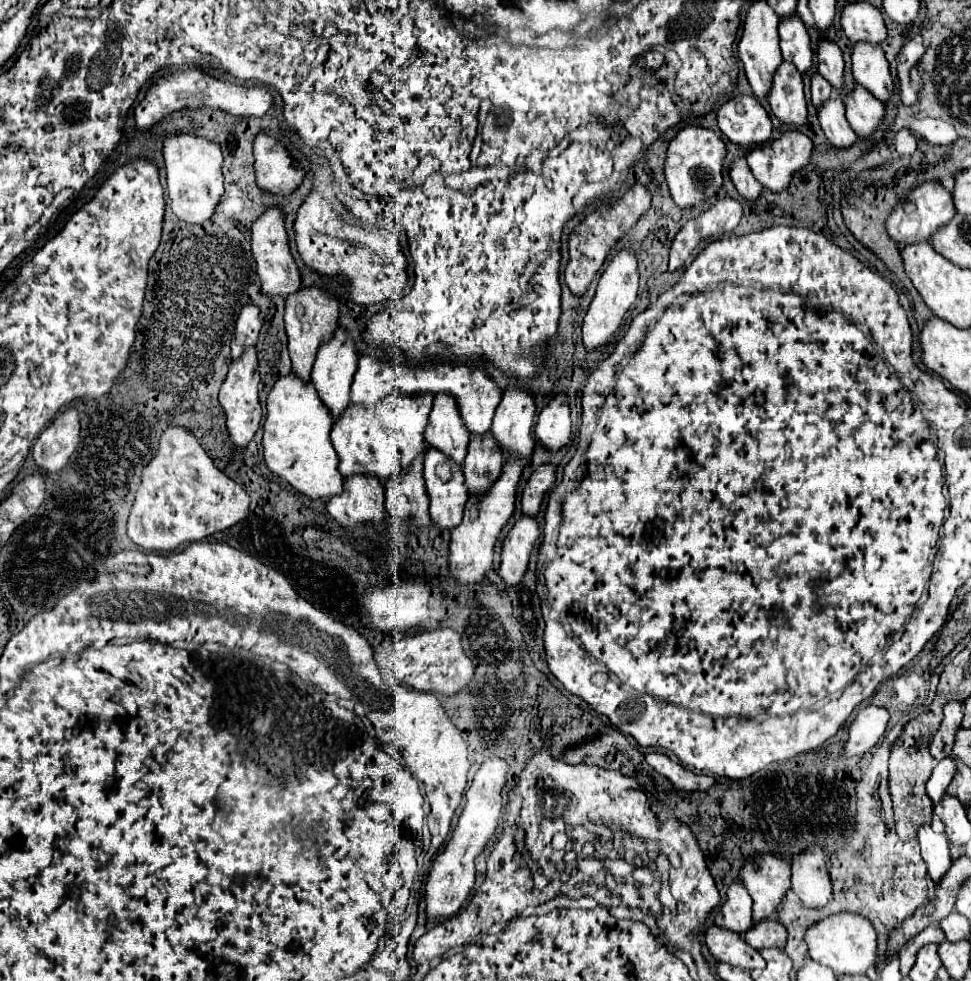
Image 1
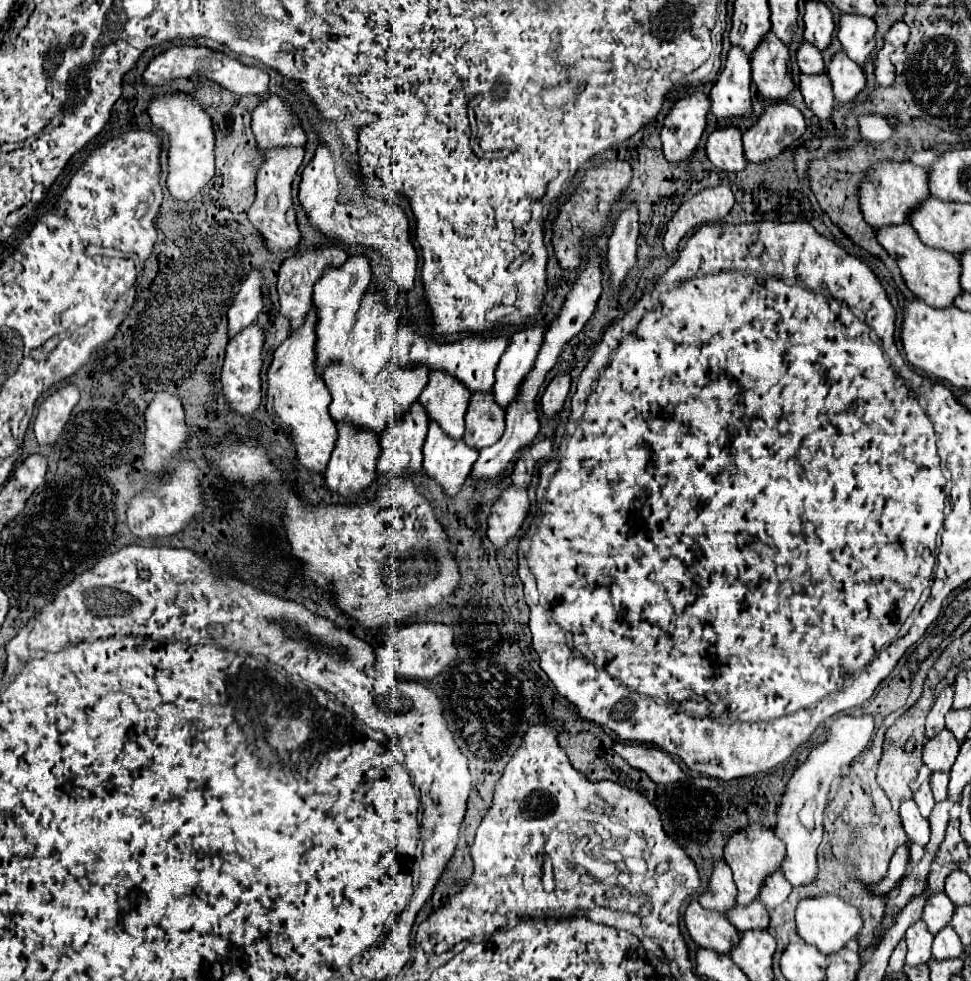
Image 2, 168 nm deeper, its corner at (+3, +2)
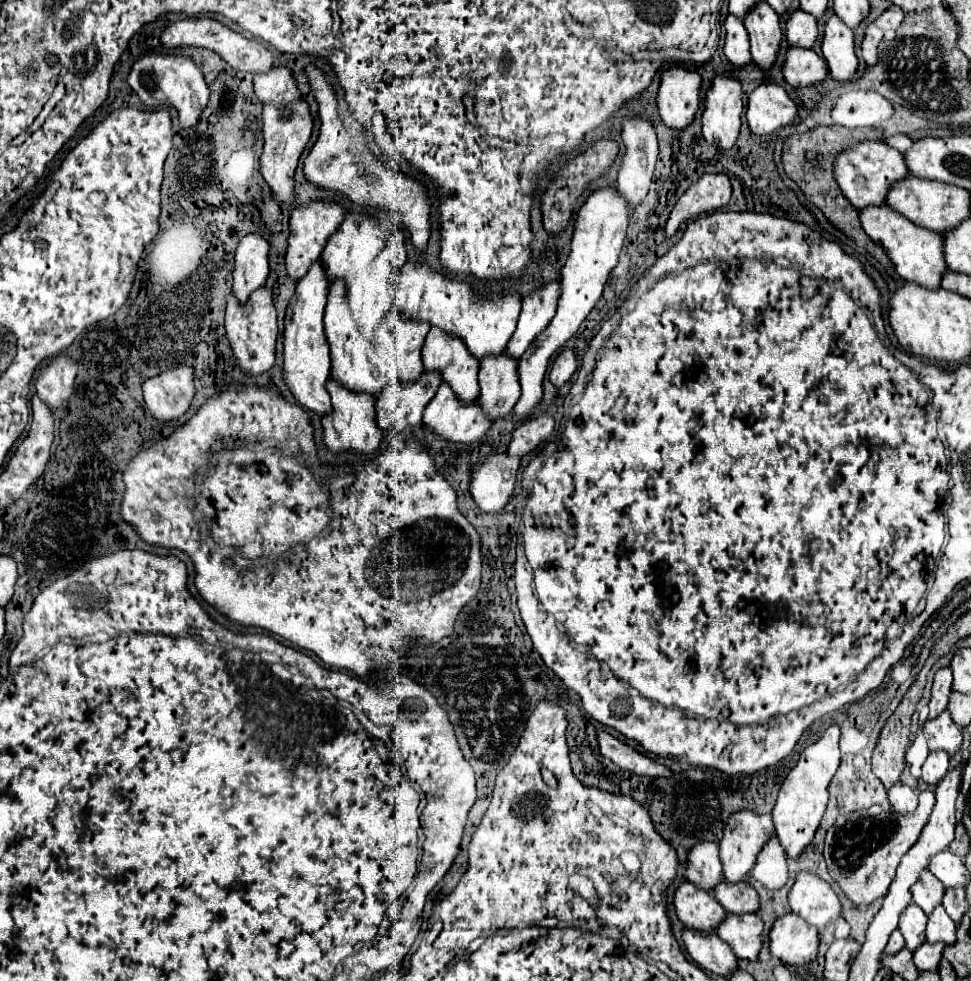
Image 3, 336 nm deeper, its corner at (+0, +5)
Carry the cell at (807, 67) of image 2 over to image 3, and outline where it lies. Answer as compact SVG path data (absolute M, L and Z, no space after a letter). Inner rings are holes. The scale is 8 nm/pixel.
M797 9L785 23L785 37L791 45L805 45L811 49L817 39L817 21L809 13Z

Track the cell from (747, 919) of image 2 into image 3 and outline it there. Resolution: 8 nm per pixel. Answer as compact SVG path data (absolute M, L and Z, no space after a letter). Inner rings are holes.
M723 879L713 887L713 895L729 913L755 913L759 909L759 897L747 881L731 883Z

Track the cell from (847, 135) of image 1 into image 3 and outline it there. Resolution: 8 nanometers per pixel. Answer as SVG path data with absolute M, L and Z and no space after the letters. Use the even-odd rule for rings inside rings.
M789 45L783 61L783 79L793 87L809 87L821 83L827 77L825 61L815 53L815 49L805 49Z

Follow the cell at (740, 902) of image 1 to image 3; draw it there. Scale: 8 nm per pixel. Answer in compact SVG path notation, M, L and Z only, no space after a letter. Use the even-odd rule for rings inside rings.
M713 841L695 843L687 853L683 877L705 891L711 891L719 881L723 881L717 843Z

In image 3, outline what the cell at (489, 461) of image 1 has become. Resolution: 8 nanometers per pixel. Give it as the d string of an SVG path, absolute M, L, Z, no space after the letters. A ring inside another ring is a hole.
M505 351L481 359L479 403L489 417L499 419L515 407L521 395L517 367L519 361Z

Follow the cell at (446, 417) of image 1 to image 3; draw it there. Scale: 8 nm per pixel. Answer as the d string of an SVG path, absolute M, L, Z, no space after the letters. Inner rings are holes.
M431 327L421 349L421 357L425 369L439 369L443 373L443 381L455 387L461 401L477 399L479 361L469 353L467 345L459 341L457 335Z

